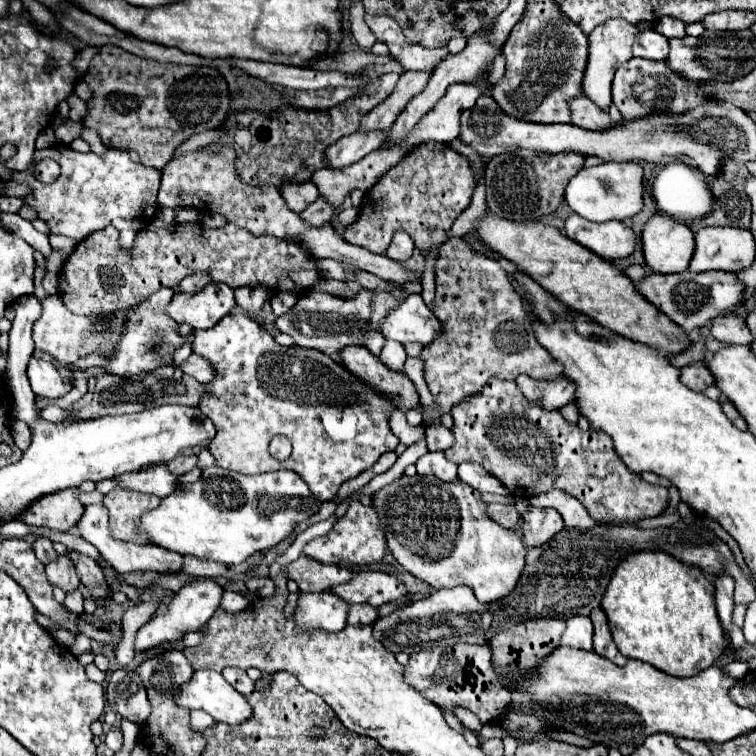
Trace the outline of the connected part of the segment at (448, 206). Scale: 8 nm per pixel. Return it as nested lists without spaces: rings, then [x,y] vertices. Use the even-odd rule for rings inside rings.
[[[447,143],[419,145],[365,193],[361,215],[345,229],[345,241],[365,247],[371,253],[385,253],[393,235],[405,231],[421,251],[441,247],[459,213],[469,207],[473,189],[475,173],[467,157],[453,151]]]

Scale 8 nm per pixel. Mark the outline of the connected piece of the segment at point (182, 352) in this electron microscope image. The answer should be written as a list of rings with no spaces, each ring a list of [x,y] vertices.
[[[192,332],[187,337],[185,343],[175,351],[173,357],[173,364],[175,366],[180,365],[183,361],[186,361],[191,355],[191,353],[193,353],[192,351],[193,339],[194,339],[194,332]]]

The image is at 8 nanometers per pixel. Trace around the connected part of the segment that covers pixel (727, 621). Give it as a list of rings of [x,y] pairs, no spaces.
[[[719,573],[715,579],[715,601],[717,601],[717,613],[721,619],[721,625],[727,633],[729,627],[733,625],[731,611],[735,607],[735,603],[733,603],[733,579],[729,573],[727,575]]]

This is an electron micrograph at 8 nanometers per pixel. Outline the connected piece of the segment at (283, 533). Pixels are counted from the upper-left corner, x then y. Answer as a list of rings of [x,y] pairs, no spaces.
[[[207,467],[201,471],[201,477],[195,483],[179,485],[171,495],[161,499],[161,505],[157,509],[143,515],[141,531],[147,533],[155,545],[171,549],[175,553],[213,559],[223,565],[239,565],[249,555],[275,547],[295,529],[295,525],[315,515],[319,507],[321,507],[321,501],[311,495],[309,487],[293,471],[273,471],[273,473],[247,477],[235,471]]]

